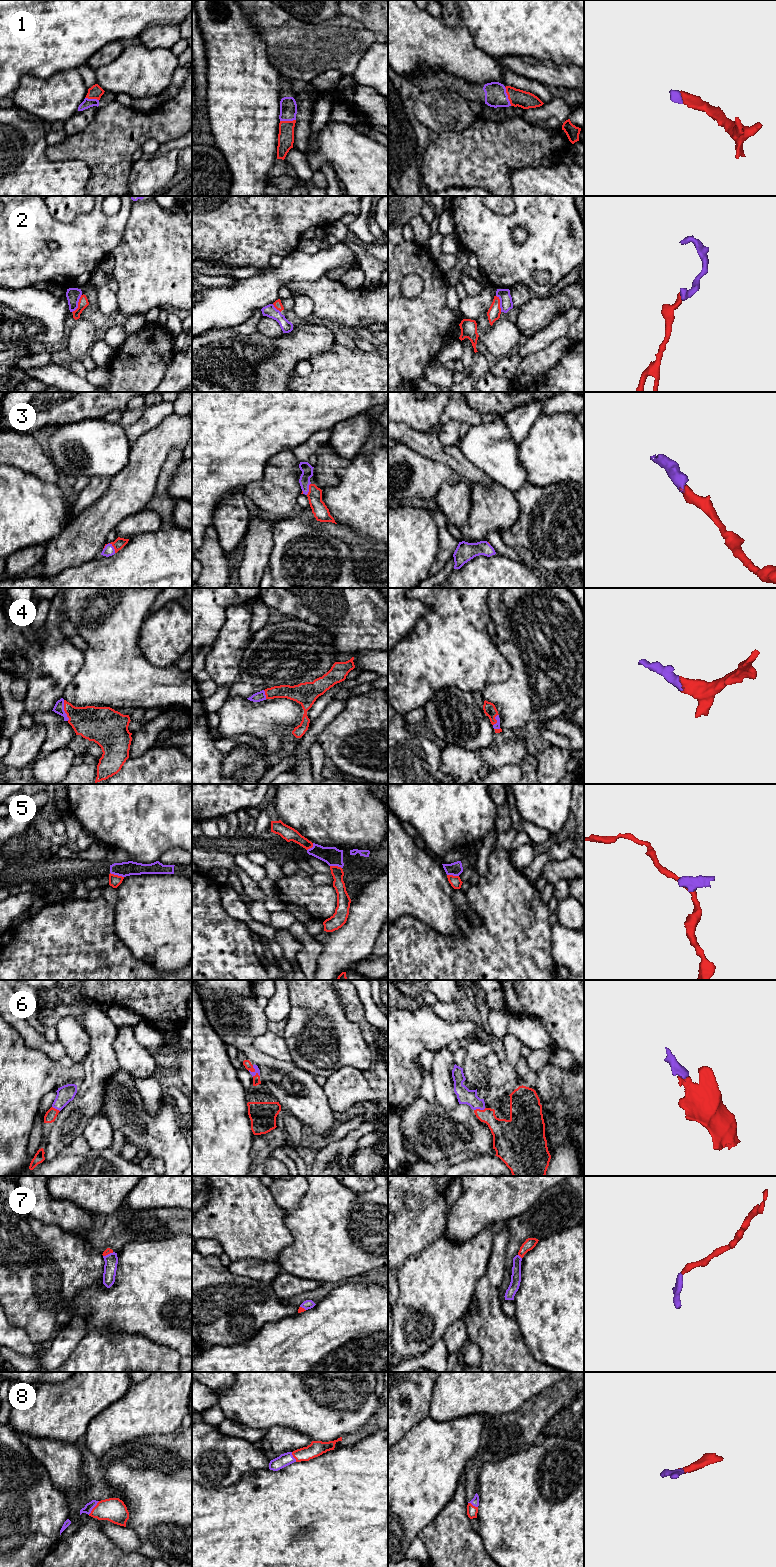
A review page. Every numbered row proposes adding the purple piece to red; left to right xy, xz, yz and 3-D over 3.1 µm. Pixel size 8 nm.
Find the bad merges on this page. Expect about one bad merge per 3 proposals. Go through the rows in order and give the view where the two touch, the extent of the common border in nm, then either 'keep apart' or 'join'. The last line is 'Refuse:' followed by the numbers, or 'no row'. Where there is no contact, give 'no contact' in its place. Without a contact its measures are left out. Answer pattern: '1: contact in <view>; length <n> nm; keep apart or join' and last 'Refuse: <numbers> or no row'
1: contact in yz; length 160 nm; join
2: contact in xy; length 170 nm; keep apart
3: contact in xy; length 110 nm; join
4: contact in xy; length 170 nm; join
5: contact in xy; length 120 nm; keep apart
6: contact in xz; length 110 nm; join
7: contact in yz; length 50 nm; join
8: contact in xy; length 140 nm; join
Refuse: 2, 5

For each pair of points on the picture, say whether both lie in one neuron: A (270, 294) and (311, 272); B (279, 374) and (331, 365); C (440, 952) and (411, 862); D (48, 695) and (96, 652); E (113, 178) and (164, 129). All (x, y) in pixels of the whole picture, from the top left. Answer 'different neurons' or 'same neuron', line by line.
A: same neuron
B: different neurons
C: different neurons
D: different neurons
E: same neuron

